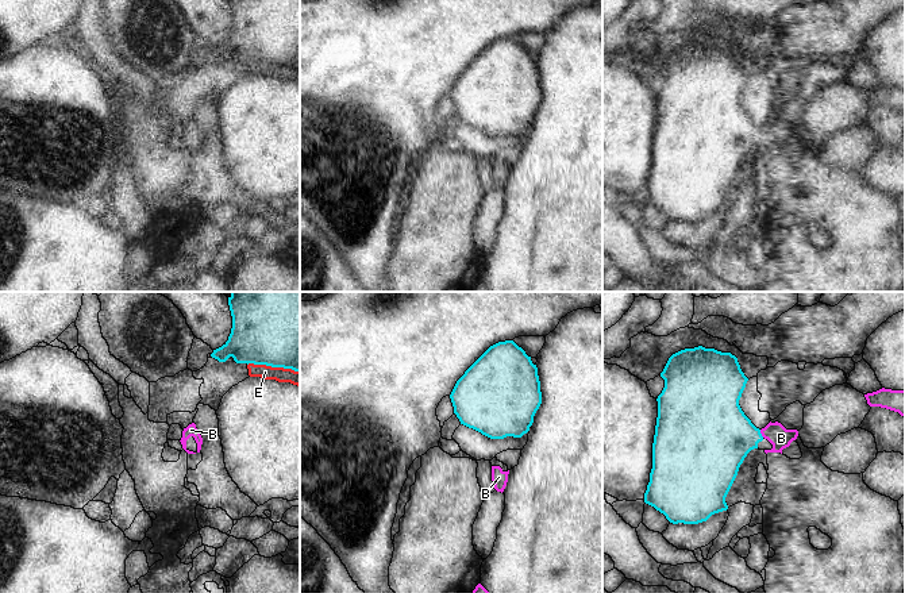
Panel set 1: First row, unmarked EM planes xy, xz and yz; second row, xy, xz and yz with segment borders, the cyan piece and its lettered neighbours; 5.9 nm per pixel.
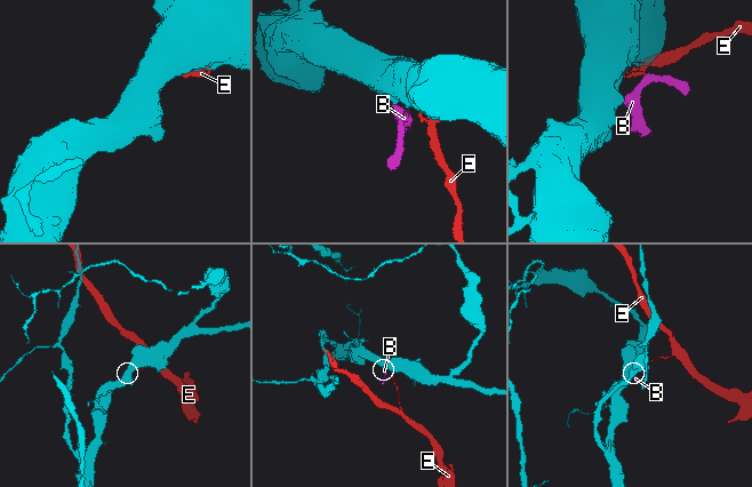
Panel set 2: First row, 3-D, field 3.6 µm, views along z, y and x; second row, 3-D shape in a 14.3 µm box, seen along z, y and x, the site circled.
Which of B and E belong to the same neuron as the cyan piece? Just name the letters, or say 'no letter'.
B

